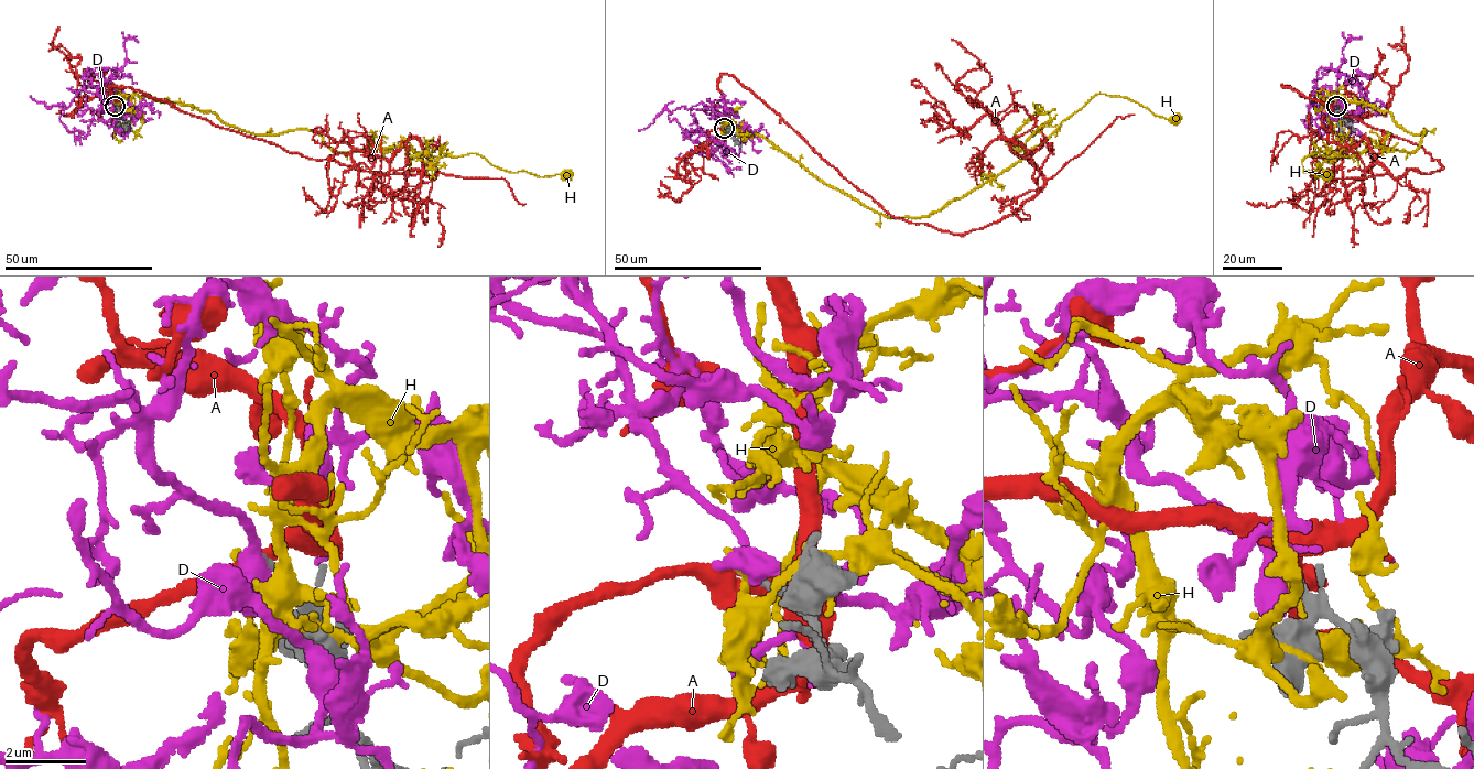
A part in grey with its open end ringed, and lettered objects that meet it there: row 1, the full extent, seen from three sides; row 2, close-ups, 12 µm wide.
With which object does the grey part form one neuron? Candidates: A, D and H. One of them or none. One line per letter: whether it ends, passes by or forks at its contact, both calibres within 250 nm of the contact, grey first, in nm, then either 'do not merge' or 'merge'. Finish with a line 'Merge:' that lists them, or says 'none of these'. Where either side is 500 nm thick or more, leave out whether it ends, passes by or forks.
A: it passes by | 220/400 nm | do not merge
D: it passes by | 190/400 nm | merge
H: it passes by | 190/130 nm | do not merge
Merge: D

